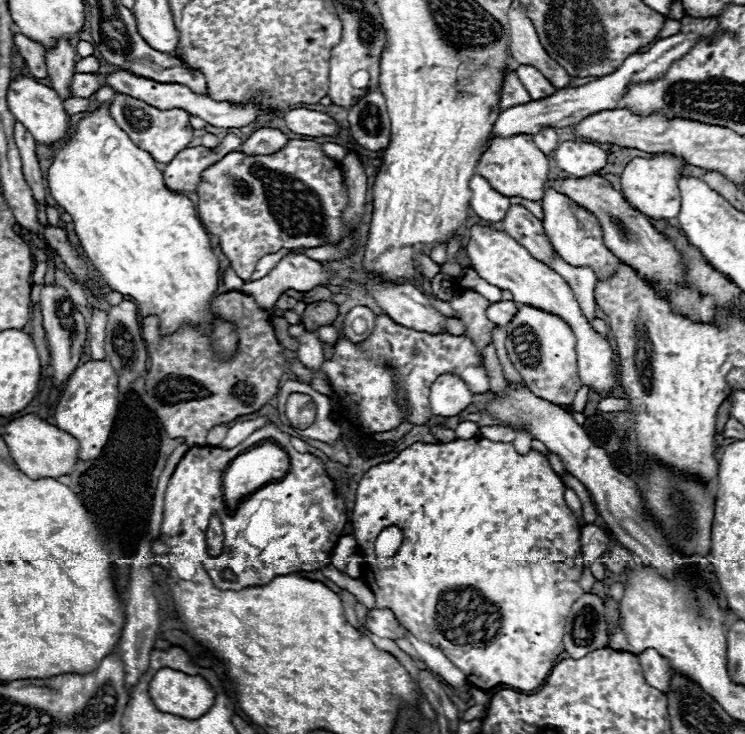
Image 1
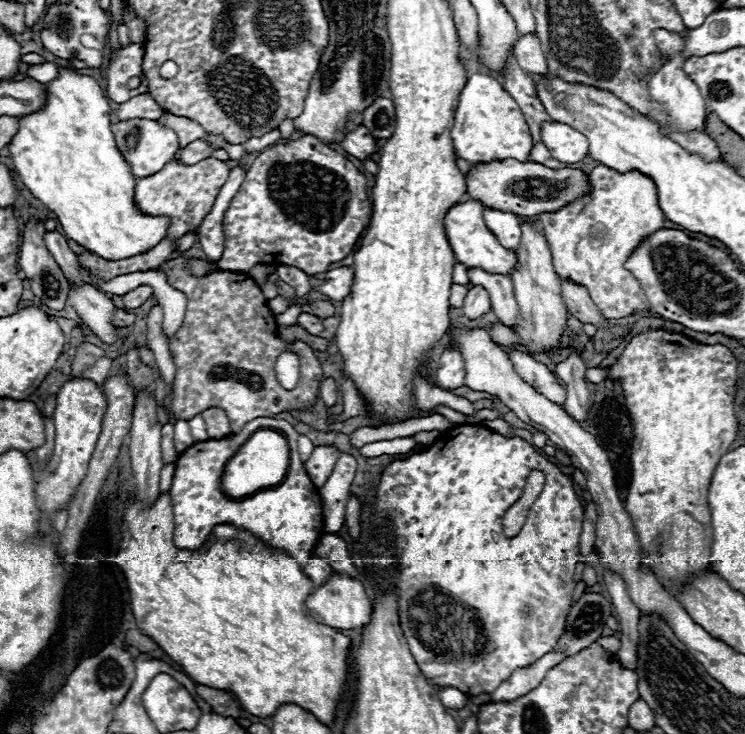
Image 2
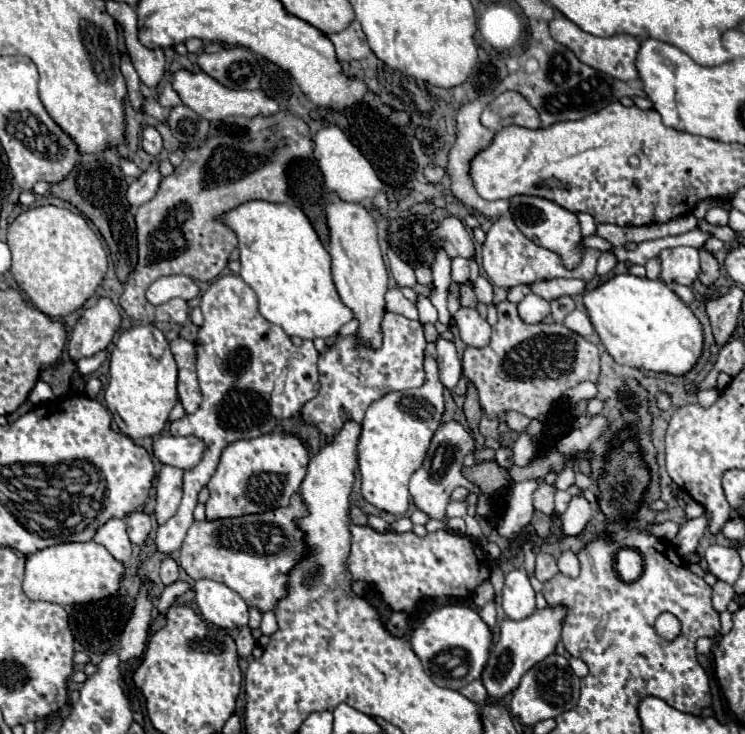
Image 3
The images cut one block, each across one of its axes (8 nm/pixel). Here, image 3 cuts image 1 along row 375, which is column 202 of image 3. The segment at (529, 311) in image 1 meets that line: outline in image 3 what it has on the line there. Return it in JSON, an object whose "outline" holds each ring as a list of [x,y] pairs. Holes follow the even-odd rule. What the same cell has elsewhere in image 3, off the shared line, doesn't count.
{"outline":[[[294,494],[286,508],[272,512],[202,522],[196,520],[188,528],[182,542],[180,566],[190,578],[210,578],[222,582],[238,592],[248,606],[256,606],[266,612],[286,594],[286,576],[290,568],[306,554],[302,530],[296,524],[296,518],[304,514],[306,506],[302,504],[300,494]]]}

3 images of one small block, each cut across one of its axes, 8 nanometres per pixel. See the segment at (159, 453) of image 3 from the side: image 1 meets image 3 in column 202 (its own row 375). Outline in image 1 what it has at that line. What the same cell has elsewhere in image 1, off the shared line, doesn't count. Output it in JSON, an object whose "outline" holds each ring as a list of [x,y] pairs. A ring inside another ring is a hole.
{"outline":[[[444,374],[436,384],[432,384],[430,392],[430,408],[434,416],[456,416],[472,404],[472,392],[468,384],[464,384],[458,376]]]}

